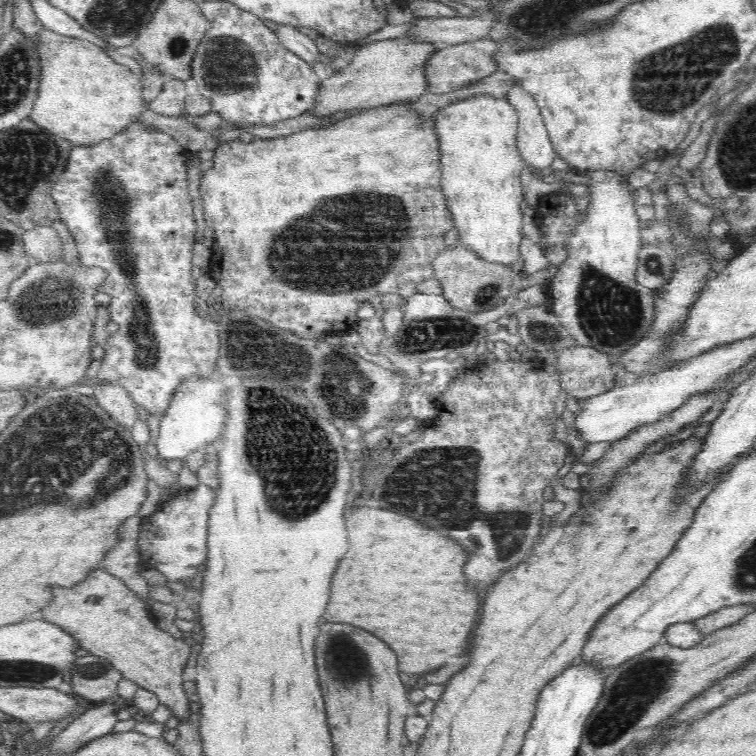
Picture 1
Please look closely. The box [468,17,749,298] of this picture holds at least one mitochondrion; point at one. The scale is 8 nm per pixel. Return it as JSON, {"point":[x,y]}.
{"point":[699,59]}

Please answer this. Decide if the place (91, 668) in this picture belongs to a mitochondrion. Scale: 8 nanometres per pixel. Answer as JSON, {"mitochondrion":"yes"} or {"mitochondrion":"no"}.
{"mitochondrion":"yes"}

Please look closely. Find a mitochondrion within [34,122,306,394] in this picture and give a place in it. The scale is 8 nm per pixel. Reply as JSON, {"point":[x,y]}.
{"point":[117,235]}

